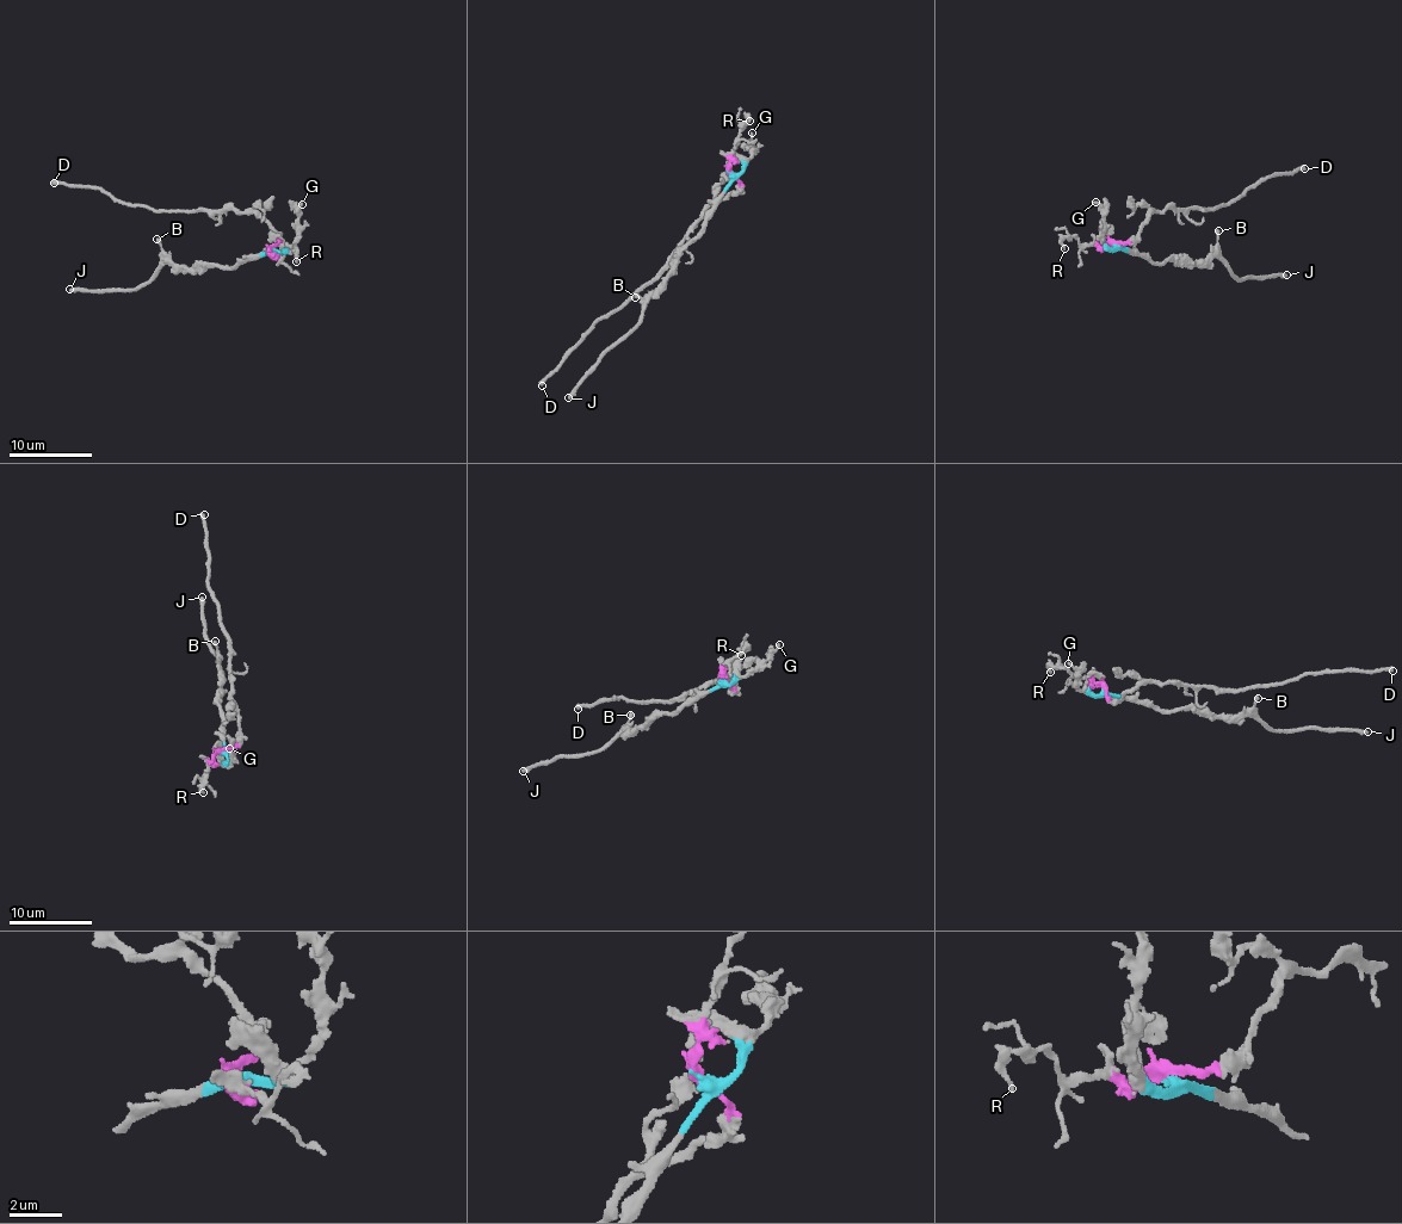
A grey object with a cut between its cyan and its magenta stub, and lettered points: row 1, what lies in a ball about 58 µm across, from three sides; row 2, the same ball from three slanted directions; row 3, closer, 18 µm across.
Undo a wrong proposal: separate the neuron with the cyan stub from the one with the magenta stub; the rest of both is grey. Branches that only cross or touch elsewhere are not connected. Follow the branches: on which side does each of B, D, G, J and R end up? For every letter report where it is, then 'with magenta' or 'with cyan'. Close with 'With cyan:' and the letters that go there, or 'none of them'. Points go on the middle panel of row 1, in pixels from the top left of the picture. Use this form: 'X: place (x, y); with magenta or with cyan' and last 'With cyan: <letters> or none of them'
B: place (635, 297); with cyan
D: place (542, 385); with magenta
G: place (752, 133); with cyan
J: place (568, 397); with cyan
R: place (749, 121); with magenta
With cyan: B, G, J

